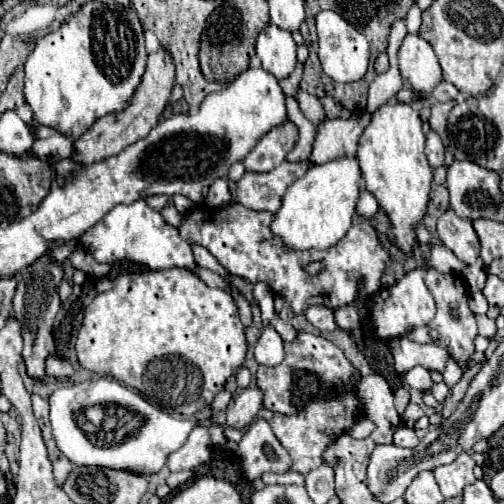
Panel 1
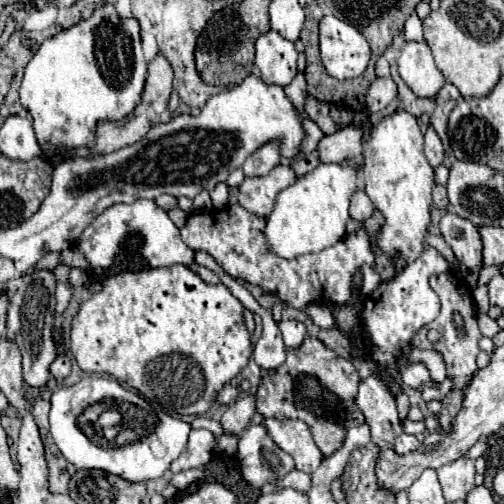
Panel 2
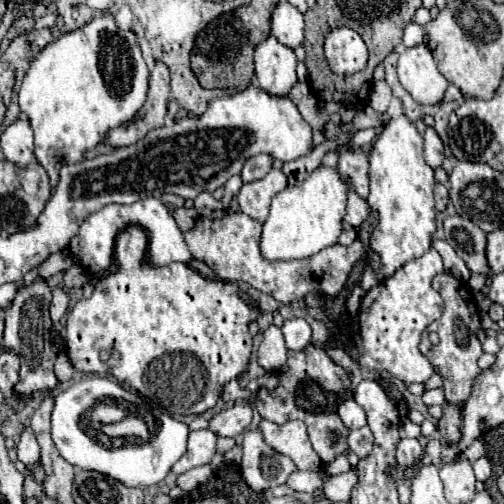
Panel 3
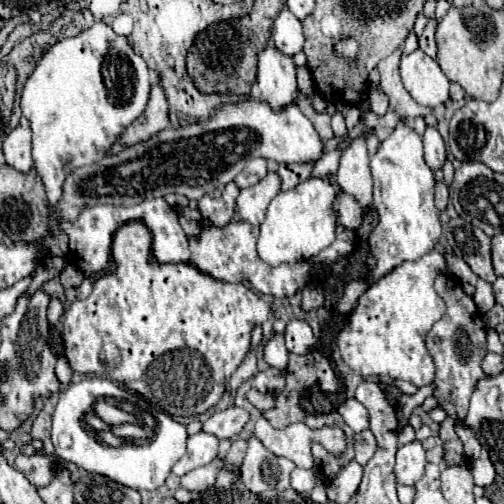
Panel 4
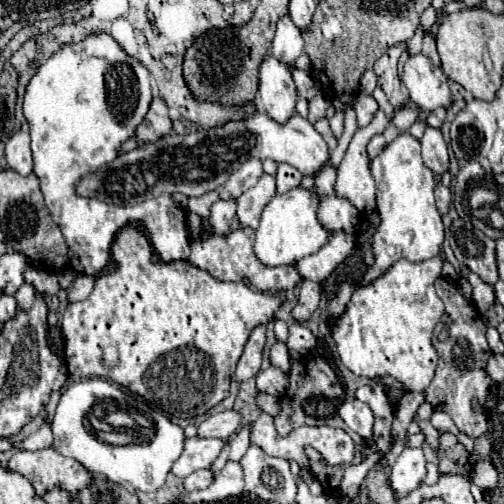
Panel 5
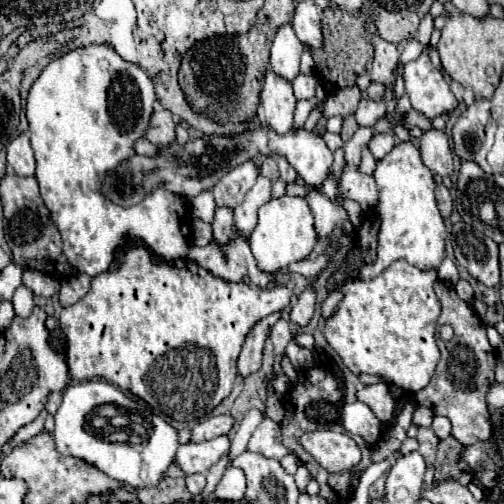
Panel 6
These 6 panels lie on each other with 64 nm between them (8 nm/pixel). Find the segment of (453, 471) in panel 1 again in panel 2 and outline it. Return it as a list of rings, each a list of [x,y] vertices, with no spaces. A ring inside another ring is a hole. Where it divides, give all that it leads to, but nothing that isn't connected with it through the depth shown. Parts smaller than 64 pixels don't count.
[[[468,456],[458,458],[450,466],[450,502],[464,500],[466,494],[474,488],[474,460]]]

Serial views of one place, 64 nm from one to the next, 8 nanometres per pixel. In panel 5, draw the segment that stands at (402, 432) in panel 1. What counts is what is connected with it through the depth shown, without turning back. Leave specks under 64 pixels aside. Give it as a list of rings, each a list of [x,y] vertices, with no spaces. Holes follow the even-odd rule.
[[[404,448],[396,458],[390,474],[390,484],[396,496],[404,496],[414,490],[426,476],[426,458],[422,448]]]

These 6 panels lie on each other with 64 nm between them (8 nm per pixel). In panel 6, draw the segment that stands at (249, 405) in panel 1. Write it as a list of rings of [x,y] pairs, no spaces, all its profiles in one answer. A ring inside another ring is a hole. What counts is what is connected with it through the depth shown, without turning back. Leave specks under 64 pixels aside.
[[[220,414],[220,416],[210,416],[196,426],[192,426],[192,442],[202,442],[202,440],[212,440],[216,436],[226,436],[234,428],[234,418],[230,414]]]

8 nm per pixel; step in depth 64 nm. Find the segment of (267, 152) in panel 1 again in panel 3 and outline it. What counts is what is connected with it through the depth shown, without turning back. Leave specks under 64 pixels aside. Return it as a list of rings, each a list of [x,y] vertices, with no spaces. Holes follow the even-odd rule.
[[[258,154],[258,156],[248,158],[244,168],[242,168],[242,174],[240,174],[242,180],[244,182],[252,182],[252,180],[264,178],[270,172],[272,162],[274,162],[274,158],[270,154]]]

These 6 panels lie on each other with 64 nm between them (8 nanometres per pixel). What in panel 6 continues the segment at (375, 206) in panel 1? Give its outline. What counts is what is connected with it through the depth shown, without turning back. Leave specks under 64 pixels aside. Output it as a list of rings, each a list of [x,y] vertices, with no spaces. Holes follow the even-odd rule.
[[[310,192],[306,198],[312,208],[312,214],[316,220],[316,232],[320,232],[320,238],[326,238],[334,228],[342,228],[346,234],[352,234],[354,226],[340,200],[334,202],[322,196],[320,192]]]

